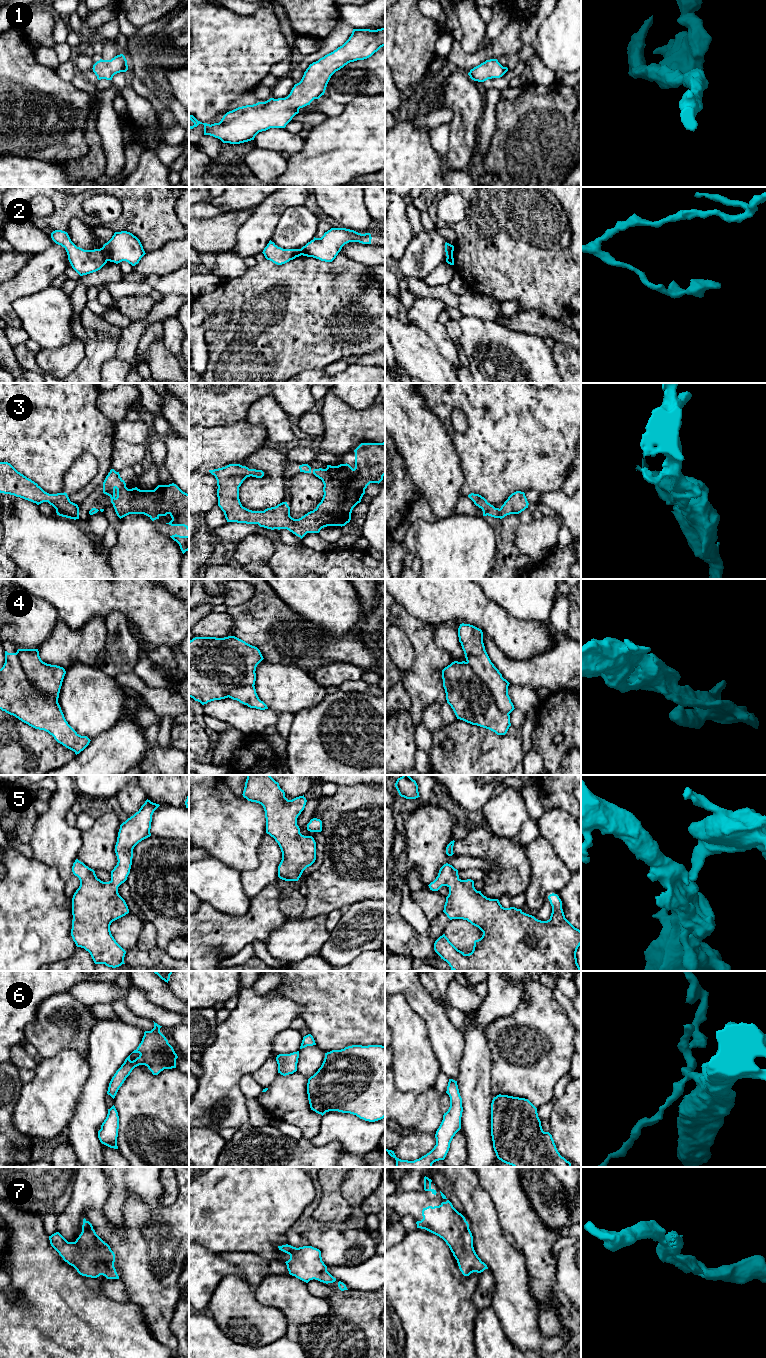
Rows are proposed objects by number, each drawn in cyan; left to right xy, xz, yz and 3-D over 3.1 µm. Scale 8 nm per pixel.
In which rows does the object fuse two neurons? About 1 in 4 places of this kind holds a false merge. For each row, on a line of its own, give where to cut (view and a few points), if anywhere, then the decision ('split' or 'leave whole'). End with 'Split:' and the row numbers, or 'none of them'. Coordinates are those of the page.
1: cut none; leave whole
2: cut xy (101, 248), (108, 260); split
3: cut none; leave whole
4: cut xy (16, 652), (27, 680), (41, 694), (57, 699); split
5: cut none; leave whole
6: cut none; leave whole
7: cut none; leave whole
Split: 2, 4

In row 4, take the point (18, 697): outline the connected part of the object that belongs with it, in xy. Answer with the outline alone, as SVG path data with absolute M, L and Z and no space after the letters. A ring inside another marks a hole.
M5 651L5 663L0 669L0 709L35 729L48 732L76 755L91 741L68 724L58 699L43 696L32 686L17 652Z

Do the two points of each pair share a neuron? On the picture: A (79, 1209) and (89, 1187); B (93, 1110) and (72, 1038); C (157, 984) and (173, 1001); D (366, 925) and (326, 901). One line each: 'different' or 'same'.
A: same
B: different
C: same
D: different

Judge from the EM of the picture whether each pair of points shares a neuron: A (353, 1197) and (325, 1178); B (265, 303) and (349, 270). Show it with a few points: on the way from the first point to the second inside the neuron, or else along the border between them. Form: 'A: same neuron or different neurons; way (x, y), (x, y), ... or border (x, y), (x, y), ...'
A: different neurons; border (344, 1177), (342, 1180), (343, 1197)
B: same neuron; way (287, 303), (320, 303), (331, 292)

